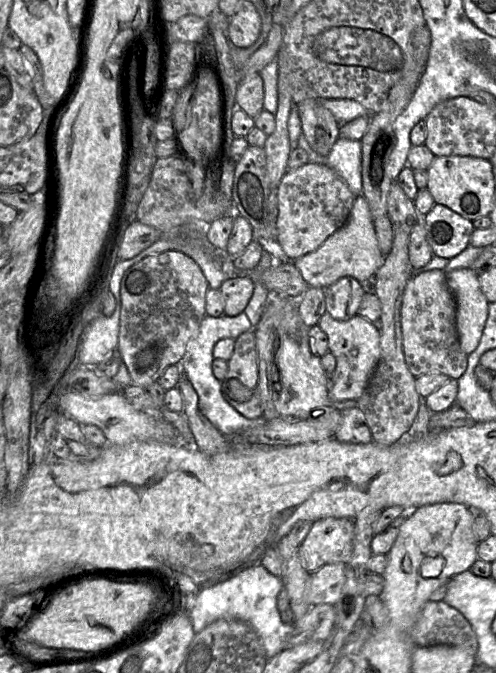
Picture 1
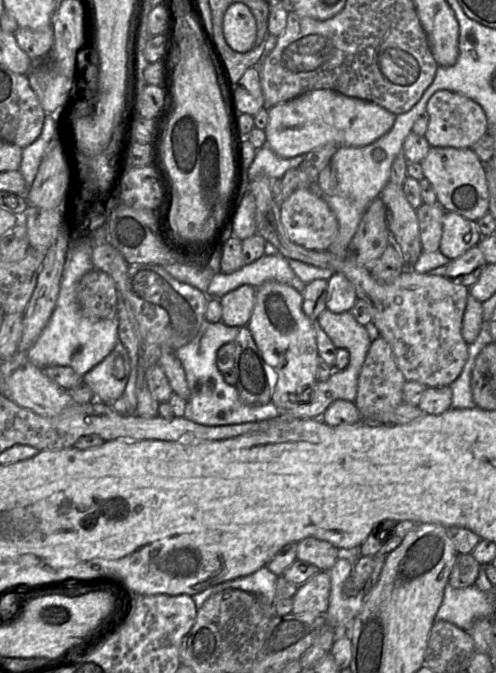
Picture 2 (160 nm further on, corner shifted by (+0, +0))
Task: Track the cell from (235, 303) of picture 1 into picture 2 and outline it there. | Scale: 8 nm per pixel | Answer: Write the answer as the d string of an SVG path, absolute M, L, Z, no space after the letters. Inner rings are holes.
M241 285L222 296L221 321L227 326L247 326L256 300L256 288L250 285Z

